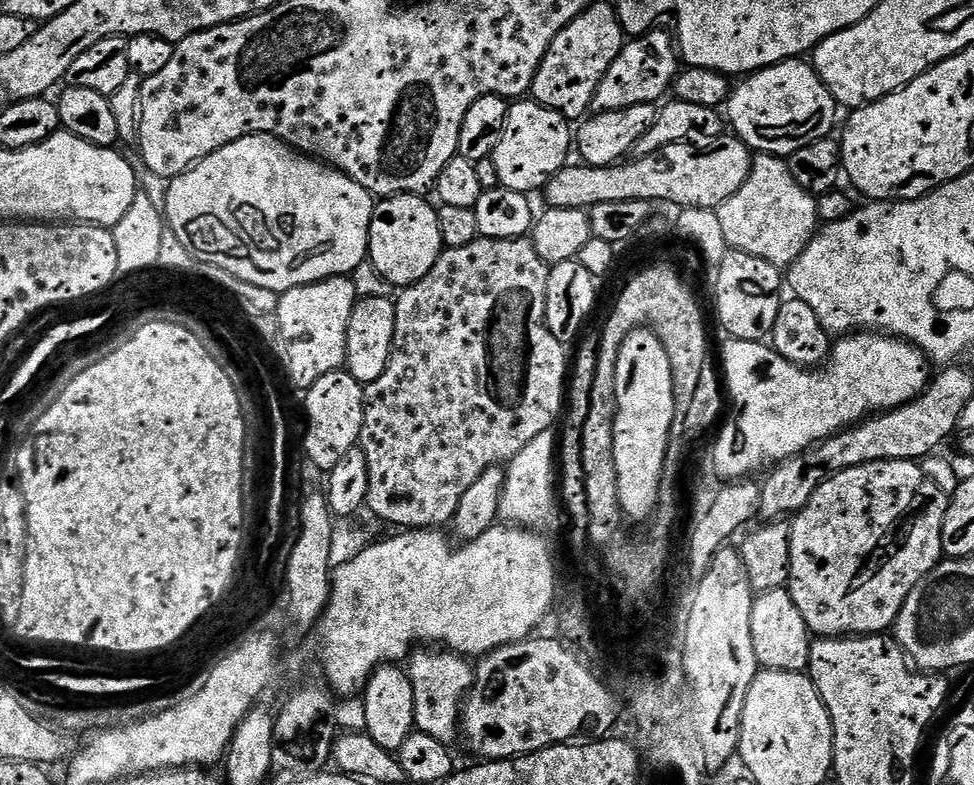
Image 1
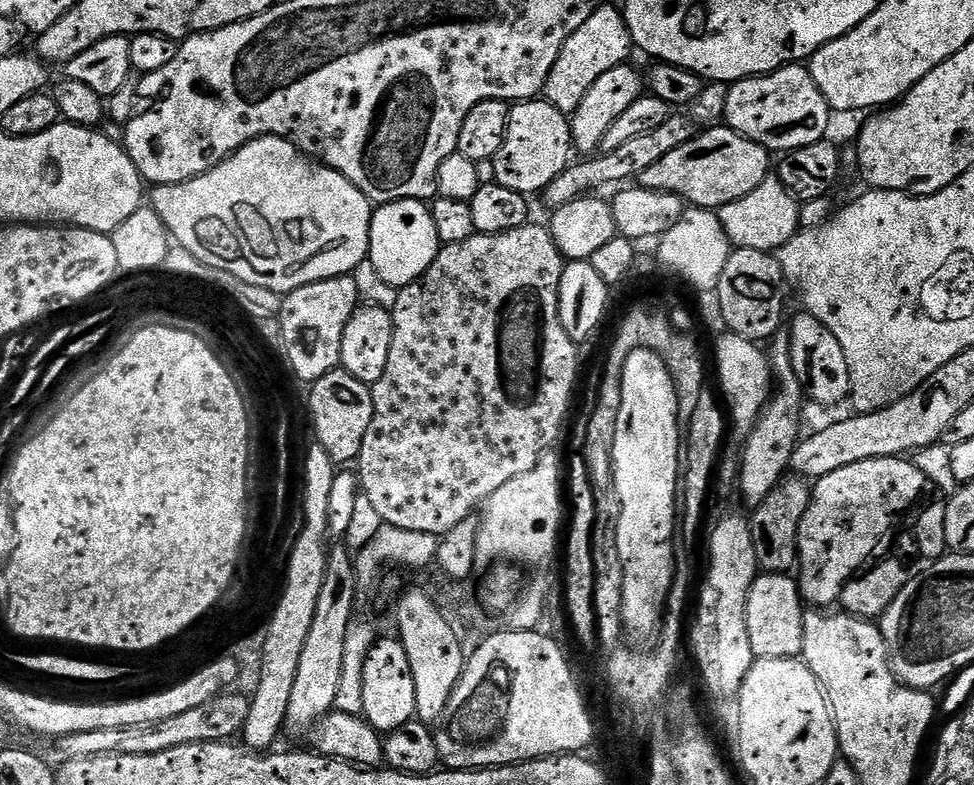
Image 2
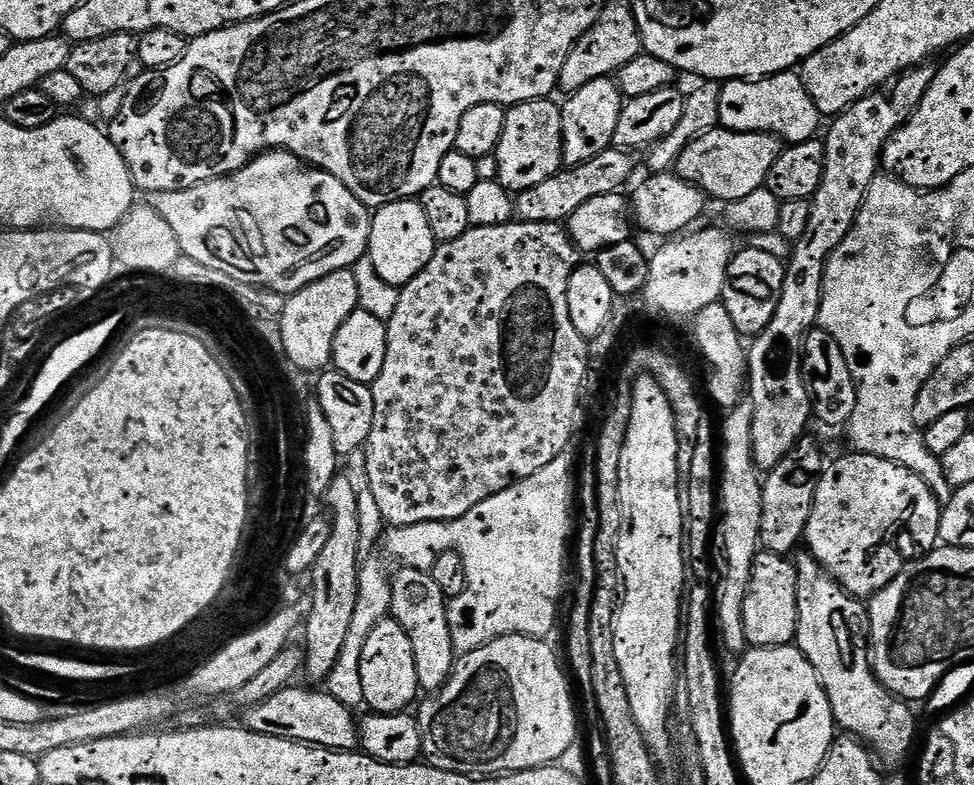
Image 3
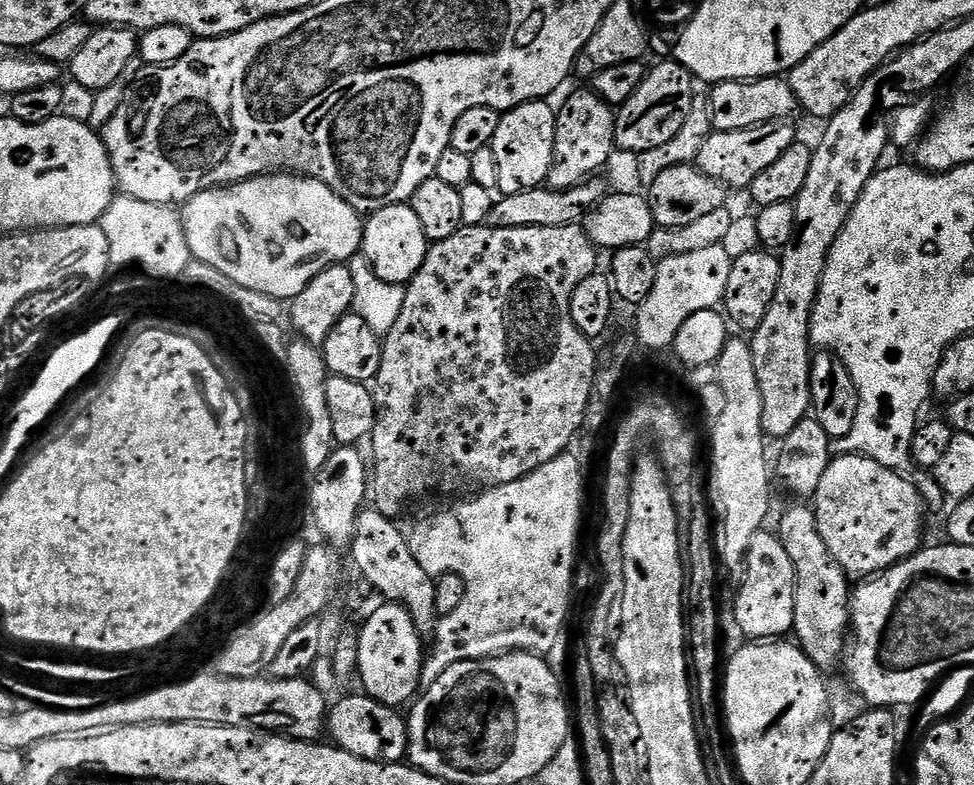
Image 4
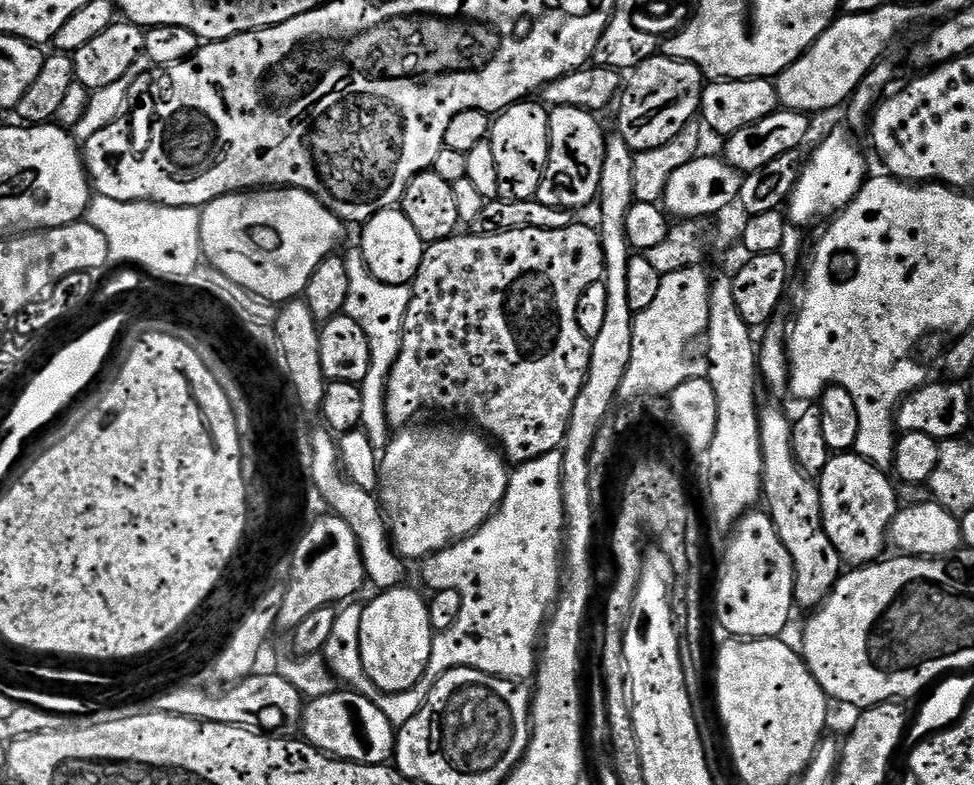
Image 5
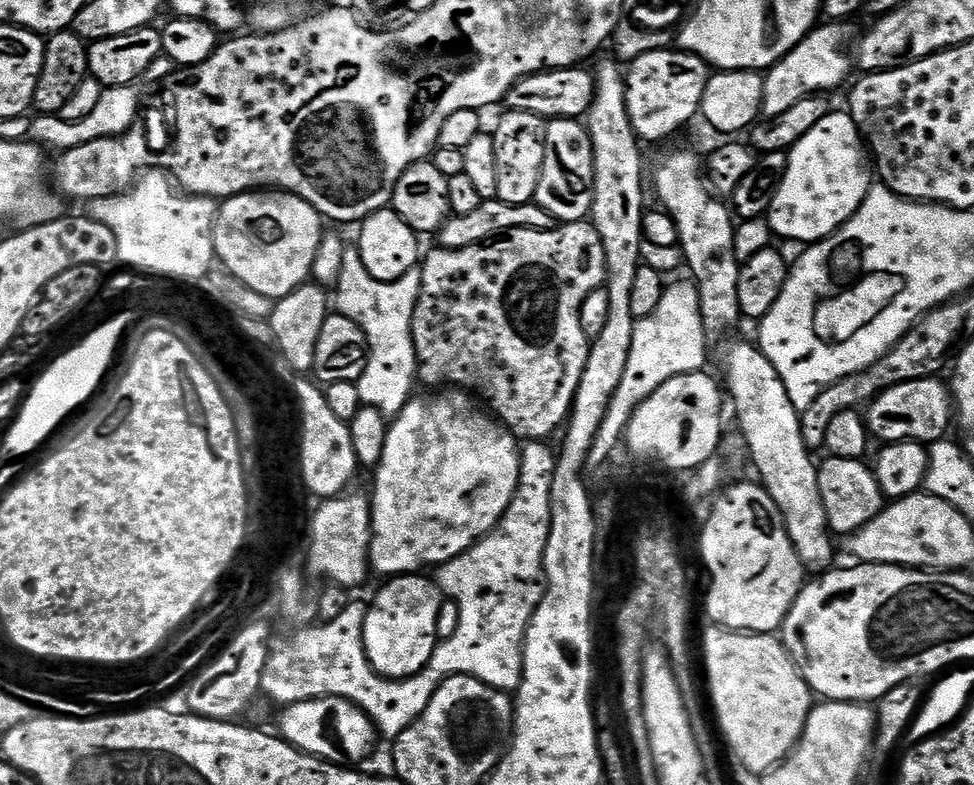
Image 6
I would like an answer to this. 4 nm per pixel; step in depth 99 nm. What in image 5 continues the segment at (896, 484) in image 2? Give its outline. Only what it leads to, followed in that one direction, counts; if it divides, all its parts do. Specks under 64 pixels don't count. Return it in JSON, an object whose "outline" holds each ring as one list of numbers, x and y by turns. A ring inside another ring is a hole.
{"outline":[[860,454,833,455,828,467,820,471,818,487,824,529,841,561,849,560,849,565,871,564,885,555,884,543,889,543,892,519,902,507,897,485,888,481,888,475]]}

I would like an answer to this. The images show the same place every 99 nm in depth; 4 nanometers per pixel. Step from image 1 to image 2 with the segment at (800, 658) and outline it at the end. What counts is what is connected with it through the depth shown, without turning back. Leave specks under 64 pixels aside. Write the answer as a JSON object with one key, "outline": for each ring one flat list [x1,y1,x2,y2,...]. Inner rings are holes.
{"outline":[[778,572,757,575,746,602,746,630,750,634,753,657,797,659,802,653,805,611,800,585,791,575]]}

